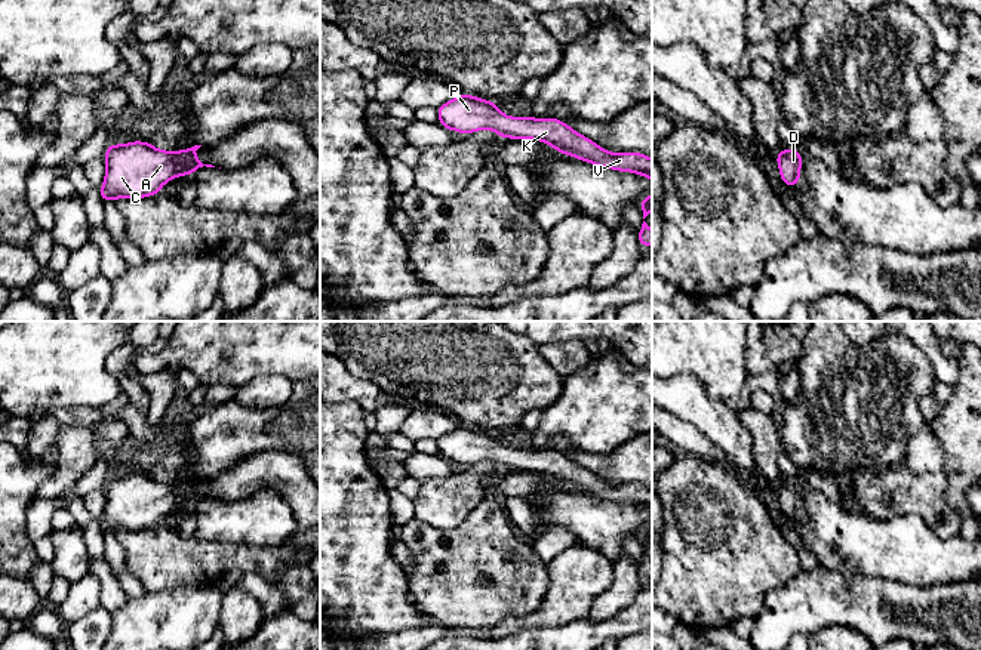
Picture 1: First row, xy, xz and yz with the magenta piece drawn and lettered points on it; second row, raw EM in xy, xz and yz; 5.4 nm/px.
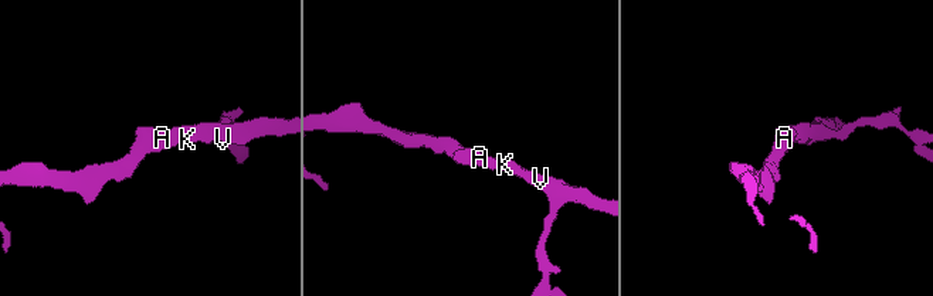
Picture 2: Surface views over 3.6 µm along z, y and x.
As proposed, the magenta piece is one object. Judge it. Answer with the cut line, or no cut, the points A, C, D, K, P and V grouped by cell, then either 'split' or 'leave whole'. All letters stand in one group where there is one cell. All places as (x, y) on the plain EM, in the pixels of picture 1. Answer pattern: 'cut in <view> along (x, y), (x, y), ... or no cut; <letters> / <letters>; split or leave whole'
no cut; A C D K P V; leave whole

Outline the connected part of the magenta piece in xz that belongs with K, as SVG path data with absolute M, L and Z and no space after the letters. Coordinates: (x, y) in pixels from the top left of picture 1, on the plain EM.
M461 425L437 440L439 455L448 462L473 465L489 460L502 471L536 471L599 499L633 503L652 512L652 490L642 484L613 486L579 466L557 450L508 449L496 435Z

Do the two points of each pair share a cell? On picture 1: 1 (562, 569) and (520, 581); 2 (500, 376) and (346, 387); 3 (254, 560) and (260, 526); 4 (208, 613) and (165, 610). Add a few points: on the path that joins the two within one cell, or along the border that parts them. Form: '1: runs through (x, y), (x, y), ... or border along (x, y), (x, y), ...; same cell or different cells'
1: border along (547, 564), (549, 590), (538, 607); different cells
2: border along (346, 369), (356, 376), (371, 379), (381, 391); different cells
3: border along (289, 536), (279, 545), (265, 547), (223, 542); different cells
4: runs through (197, 613), (175, 613); same cell

